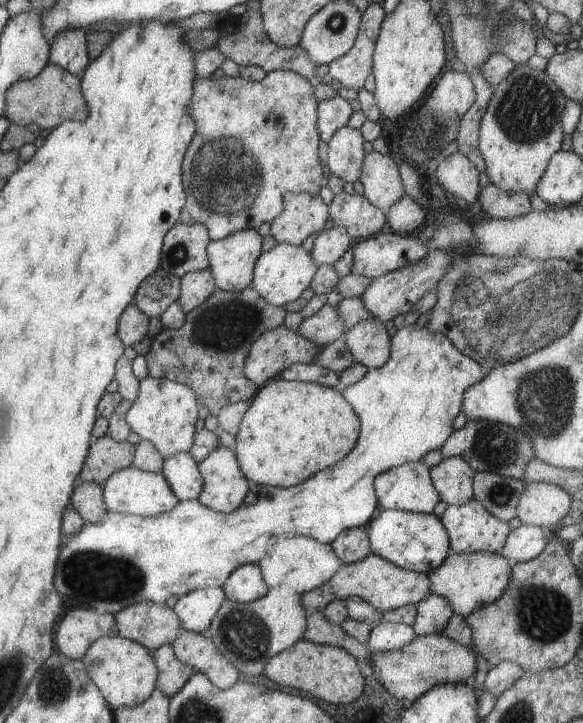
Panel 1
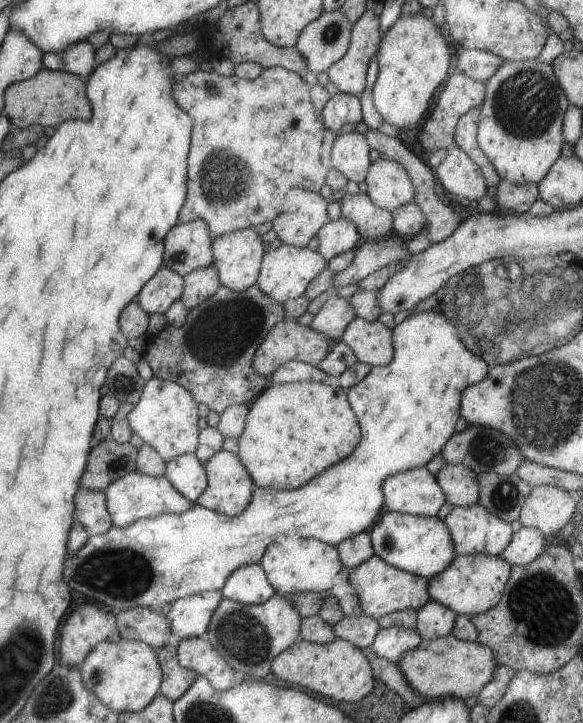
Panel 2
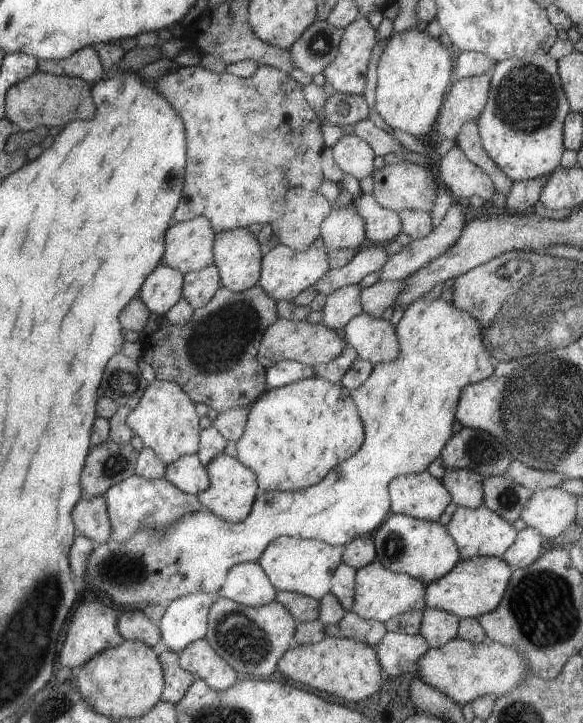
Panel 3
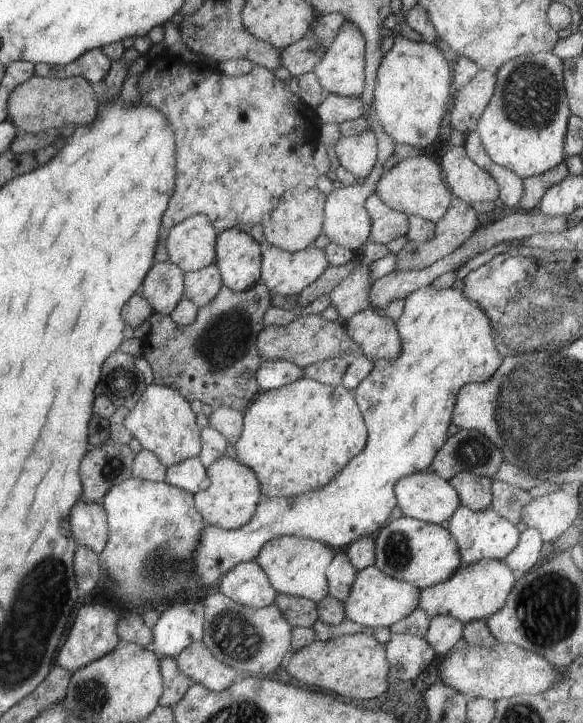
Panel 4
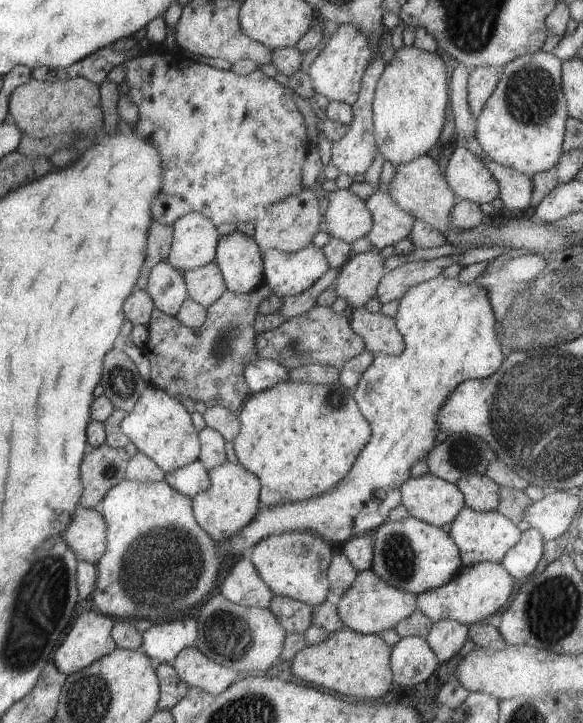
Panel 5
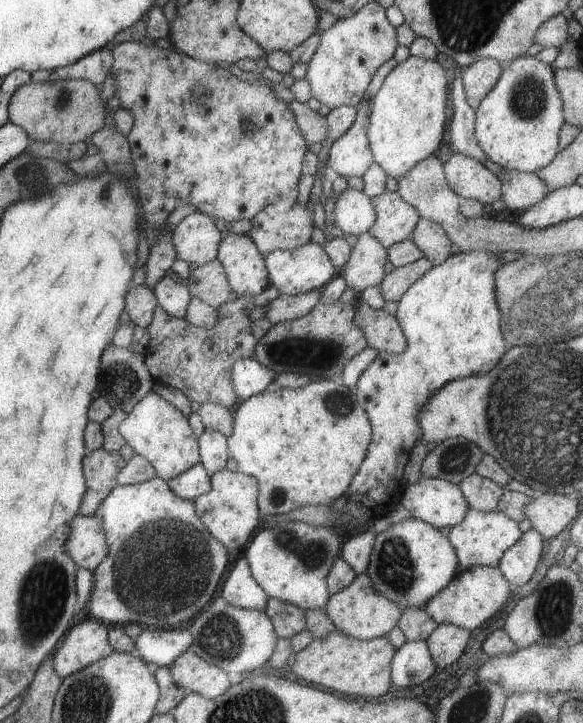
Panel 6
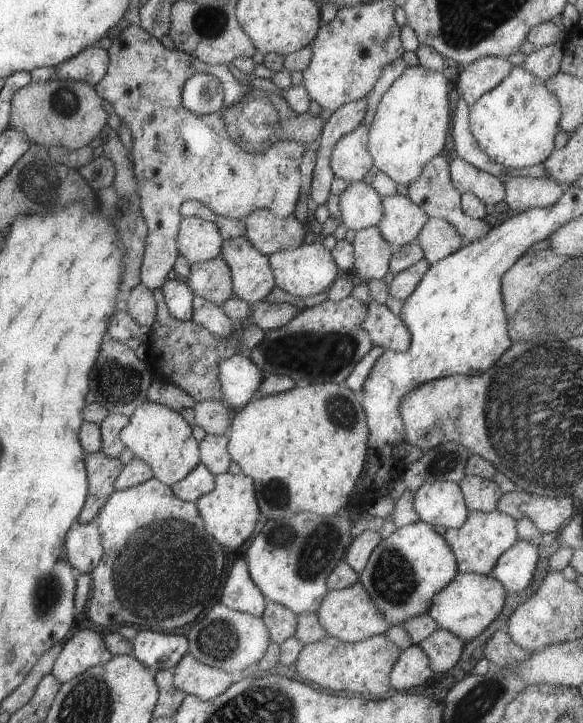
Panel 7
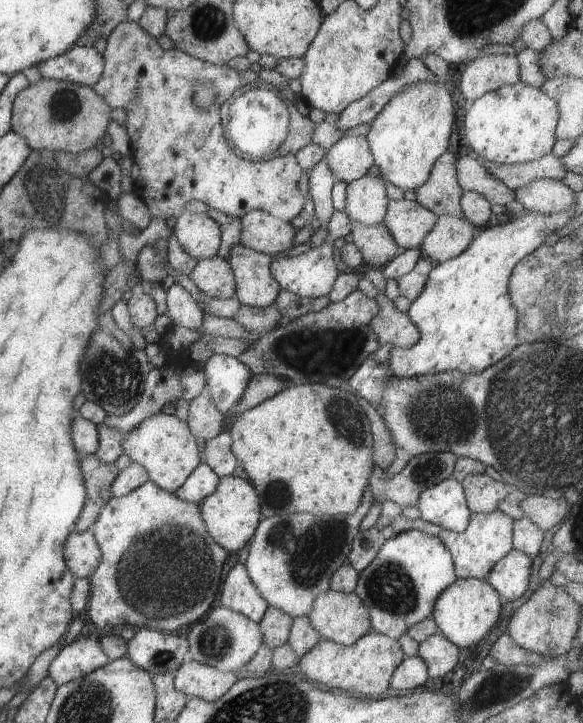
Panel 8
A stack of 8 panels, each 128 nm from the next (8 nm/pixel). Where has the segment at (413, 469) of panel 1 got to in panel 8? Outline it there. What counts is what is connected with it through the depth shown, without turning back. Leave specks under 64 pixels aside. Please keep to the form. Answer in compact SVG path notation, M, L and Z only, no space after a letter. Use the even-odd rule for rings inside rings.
M451 478L425 487L416 507L424 521L456 533L465 530L471 514L461 483Z

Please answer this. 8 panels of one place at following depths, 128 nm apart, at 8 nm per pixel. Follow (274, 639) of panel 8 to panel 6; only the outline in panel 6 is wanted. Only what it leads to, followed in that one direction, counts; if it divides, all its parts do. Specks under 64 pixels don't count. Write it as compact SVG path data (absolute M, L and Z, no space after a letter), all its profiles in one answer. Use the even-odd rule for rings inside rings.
M269 597L263 610L279 637L292 637L306 628L304 610L298 606Z

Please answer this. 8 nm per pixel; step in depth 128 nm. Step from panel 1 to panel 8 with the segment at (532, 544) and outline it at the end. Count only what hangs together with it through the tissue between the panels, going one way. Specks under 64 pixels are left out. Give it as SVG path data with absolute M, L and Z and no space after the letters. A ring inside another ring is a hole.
M512 548L489 571L486 581L499 593L501 602L519 598L527 590L532 559Z

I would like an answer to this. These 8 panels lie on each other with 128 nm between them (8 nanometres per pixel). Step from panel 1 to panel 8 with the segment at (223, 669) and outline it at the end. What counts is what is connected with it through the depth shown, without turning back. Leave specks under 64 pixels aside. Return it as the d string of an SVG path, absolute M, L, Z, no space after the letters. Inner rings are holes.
M187 658L173 672L174 687L188 697L213 701L225 694L241 674L224 673L209 665Z

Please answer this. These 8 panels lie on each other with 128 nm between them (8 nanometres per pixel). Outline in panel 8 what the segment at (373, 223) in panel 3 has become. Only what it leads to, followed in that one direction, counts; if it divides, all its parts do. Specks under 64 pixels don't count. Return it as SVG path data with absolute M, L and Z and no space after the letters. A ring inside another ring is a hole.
M407 199L388 200L383 226L389 231L395 244L402 249L420 246L423 237L438 215Z

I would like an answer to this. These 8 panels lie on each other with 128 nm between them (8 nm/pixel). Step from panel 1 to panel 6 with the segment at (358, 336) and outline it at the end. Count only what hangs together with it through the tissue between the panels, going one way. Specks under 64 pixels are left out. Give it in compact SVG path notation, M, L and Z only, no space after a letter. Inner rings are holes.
M361 304L355 310L353 322L362 330L367 347L388 353L401 353L406 349L406 338L397 320L383 309L374 310Z

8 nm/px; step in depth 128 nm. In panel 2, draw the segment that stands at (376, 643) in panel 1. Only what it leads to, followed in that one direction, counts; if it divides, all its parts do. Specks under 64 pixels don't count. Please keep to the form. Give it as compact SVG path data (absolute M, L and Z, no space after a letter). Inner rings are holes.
M390 626L389 628L379 628L374 634L370 647L379 658L388 660L395 665L401 654L413 650L420 640L415 629Z

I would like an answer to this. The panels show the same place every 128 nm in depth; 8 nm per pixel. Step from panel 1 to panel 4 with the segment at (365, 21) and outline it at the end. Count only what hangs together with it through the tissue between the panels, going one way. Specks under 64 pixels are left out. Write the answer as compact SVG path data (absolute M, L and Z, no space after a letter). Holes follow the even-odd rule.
M350 21L341 24L323 59L313 68L321 88L338 96L359 97L364 90L364 37Z

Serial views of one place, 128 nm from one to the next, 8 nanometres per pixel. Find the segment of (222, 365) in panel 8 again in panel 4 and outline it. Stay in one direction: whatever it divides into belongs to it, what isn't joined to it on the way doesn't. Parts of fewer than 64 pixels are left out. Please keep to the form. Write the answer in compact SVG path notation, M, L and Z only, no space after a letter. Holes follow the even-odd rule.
M282 359L262 361L259 368L255 370L255 382L257 382L260 391L276 390L301 379L303 376L303 369Z

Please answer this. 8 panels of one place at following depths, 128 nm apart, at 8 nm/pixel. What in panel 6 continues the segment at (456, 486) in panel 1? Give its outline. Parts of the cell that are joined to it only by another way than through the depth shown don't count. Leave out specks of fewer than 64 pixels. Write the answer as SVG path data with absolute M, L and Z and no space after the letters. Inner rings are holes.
M475 472L463 478L457 485L467 501L468 508L484 513L495 511L499 497L503 494L502 487Z

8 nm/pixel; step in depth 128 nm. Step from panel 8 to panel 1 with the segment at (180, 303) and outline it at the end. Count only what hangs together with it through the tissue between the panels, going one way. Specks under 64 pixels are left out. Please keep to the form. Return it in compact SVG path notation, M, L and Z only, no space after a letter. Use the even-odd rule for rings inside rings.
M159 268L152 274L149 274L149 276L139 284L133 305L148 318L159 318L169 304L177 301L177 298L180 296L180 291L180 279Z

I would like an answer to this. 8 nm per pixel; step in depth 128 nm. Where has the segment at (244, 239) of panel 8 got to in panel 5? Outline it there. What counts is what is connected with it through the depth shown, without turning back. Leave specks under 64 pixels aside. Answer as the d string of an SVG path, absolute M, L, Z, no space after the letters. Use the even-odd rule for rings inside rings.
M304 188L297 196L289 196L281 202L275 202L256 219L252 238L261 254L270 249L293 253L311 243L315 234L319 232L318 226L322 217L317 196L314 189Z

